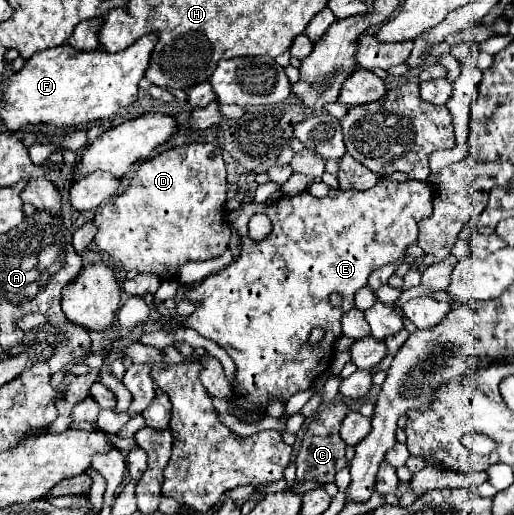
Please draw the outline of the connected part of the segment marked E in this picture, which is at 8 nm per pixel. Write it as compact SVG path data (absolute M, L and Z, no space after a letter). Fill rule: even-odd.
M381 179L375 187L365 191L341 191L333 189L327 197L317 199L309 191L301 191L295 197L281 195L271 205L261 203L243 203L239 209L227 215L227 221L237 227L241 235L241 253L219 273L207 275L199 281L191 299L201 299L201 305L187 317L187 325L199 331L203 337L221 345L229 357L237 365L235 385L237 391L245 395L243 407L247 411L255 407L267 407L271 397L283 397L285 401L297 391L309 389L309 385L323 371L329 369L329 361L335 353L335 341L343 335L341 331L341 315L353 309L355 293L367 285L367 277L393 261L405 257L409 245L417 243L417 223L431 215L433 207L433 191L425 181L385 181ZM265 213L271 219L271 233L263 241L253 241L247 233L247 223L251 215ZM339 291L343 303L339 309L329 305L329 295ZM313 327L321 327L325 331L325 339L317 347L305 345Z

